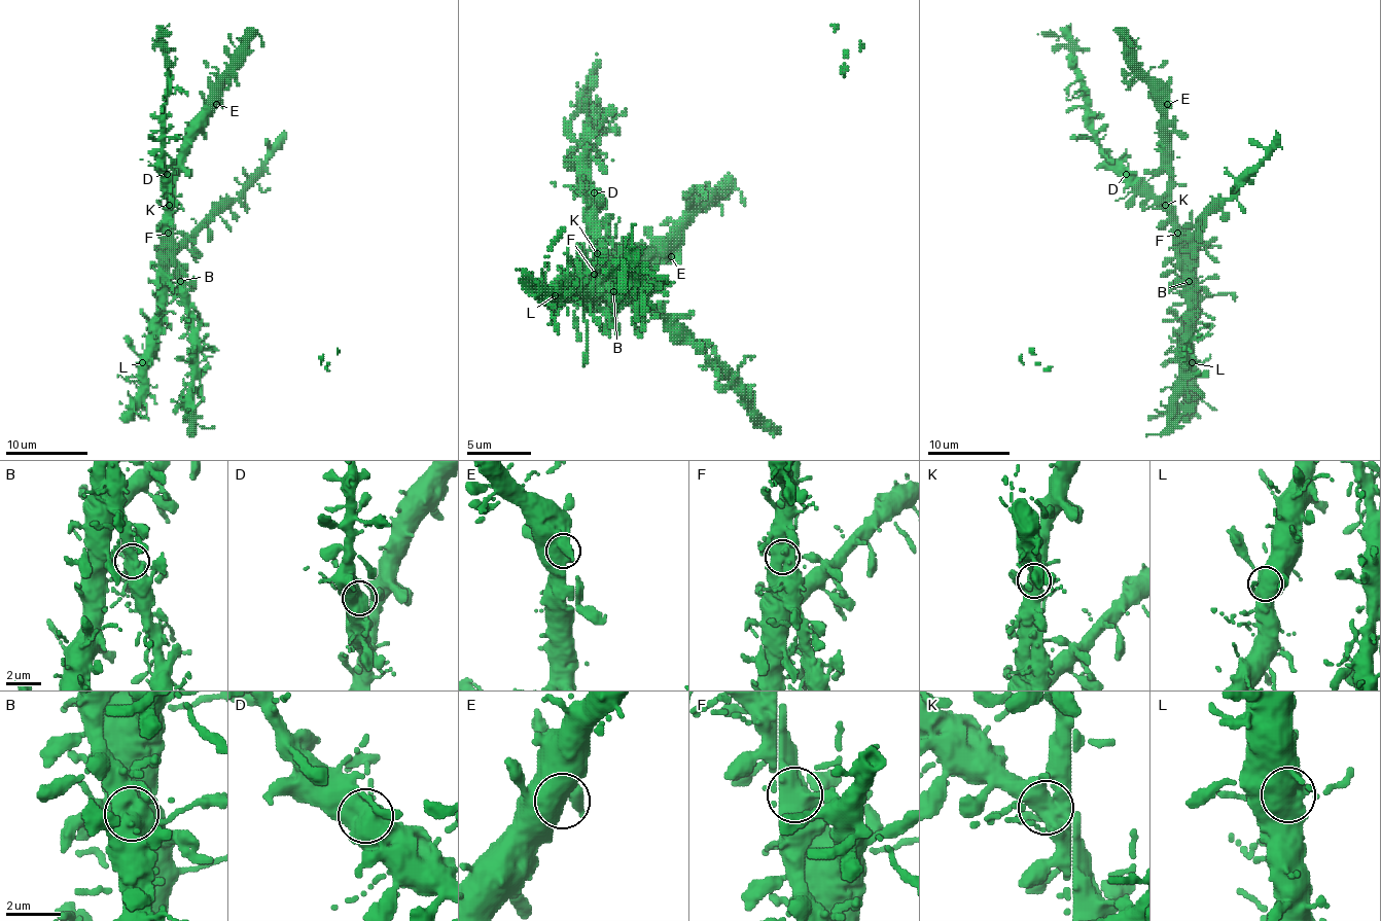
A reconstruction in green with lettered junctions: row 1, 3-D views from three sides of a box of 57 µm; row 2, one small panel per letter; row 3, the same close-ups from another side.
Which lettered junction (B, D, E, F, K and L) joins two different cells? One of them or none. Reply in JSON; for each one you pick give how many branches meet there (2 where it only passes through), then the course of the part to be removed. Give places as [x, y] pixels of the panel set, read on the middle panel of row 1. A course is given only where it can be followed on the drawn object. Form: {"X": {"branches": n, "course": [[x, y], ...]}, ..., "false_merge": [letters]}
{"B": {"branches": 6, "course": [[612, 292], [612, 289], [632, 289], [635, 224]]}, "false_merge": ["B"]}

